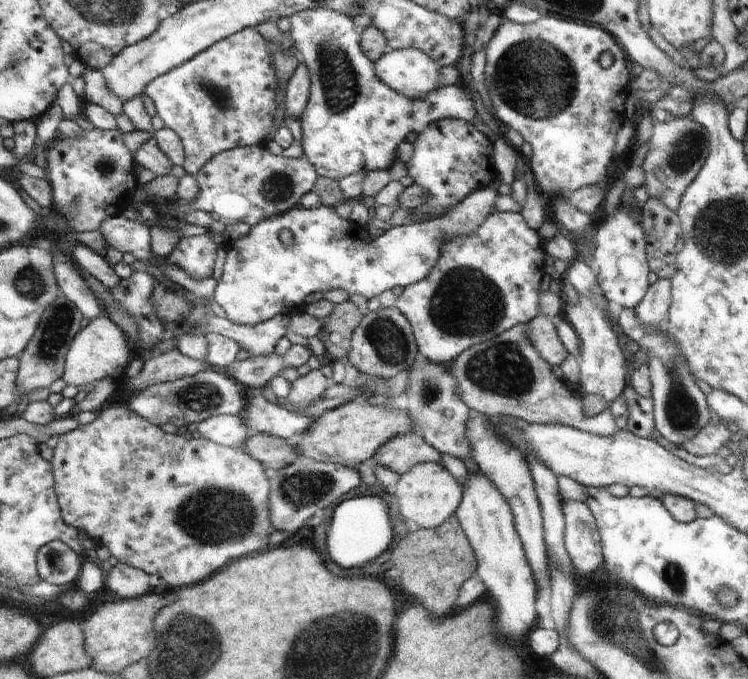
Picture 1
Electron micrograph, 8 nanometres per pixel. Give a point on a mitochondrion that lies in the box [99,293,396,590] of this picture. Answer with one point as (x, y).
(218, 516)

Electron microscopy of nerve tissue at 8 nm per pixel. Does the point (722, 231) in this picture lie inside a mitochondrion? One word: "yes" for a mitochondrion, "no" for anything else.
yes

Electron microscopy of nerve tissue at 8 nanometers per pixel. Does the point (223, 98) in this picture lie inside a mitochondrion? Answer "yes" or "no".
yes

